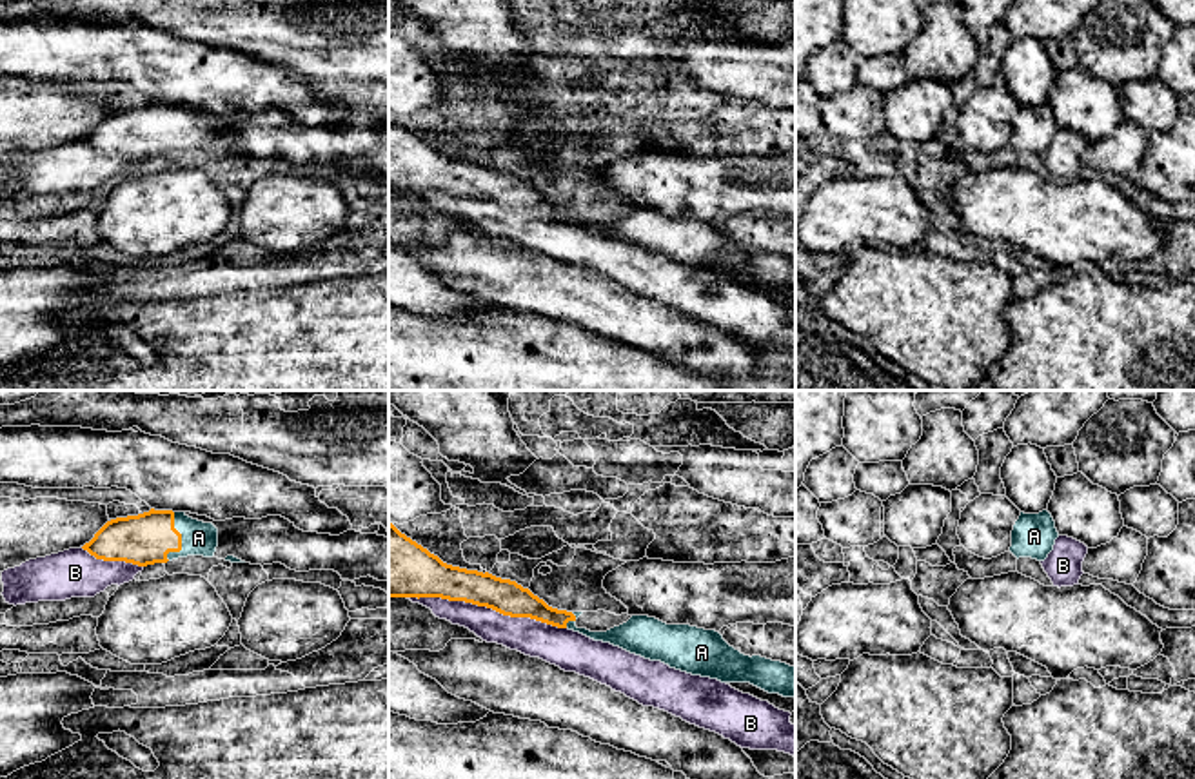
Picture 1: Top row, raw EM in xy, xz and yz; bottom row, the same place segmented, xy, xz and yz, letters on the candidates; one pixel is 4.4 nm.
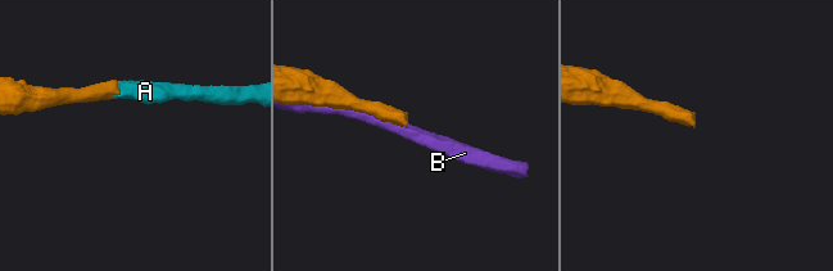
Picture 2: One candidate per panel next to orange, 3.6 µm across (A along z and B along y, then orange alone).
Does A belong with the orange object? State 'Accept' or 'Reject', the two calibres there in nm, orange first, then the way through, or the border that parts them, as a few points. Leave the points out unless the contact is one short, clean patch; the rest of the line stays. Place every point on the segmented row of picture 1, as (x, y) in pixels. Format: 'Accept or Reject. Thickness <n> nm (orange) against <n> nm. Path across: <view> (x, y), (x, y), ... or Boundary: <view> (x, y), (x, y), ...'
Accept. Thickness 220 nm (orange) against 150 nm. Path across: xy (142, 540), (180, 540), (198, 538)

